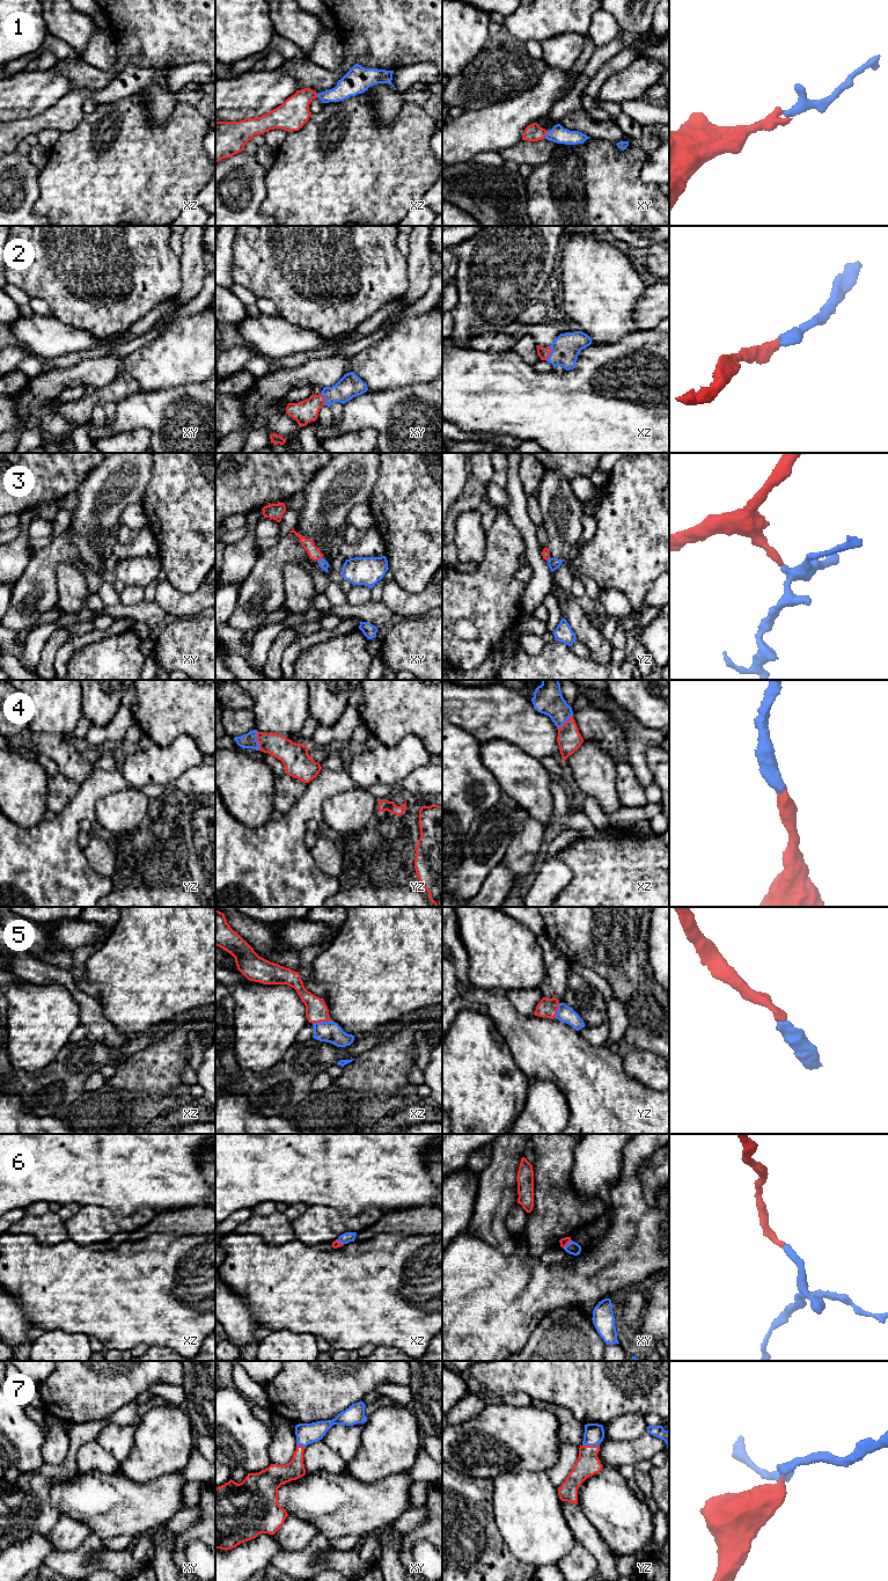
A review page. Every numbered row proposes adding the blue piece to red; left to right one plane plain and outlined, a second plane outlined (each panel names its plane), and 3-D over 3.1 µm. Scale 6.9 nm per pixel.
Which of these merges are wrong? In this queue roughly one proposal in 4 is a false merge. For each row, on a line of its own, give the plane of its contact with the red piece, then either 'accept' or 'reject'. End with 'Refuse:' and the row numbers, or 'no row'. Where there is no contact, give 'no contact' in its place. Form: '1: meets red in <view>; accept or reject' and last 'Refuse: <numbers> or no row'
1: meets red in xy; accept
2: meets red in xz; accept
3: meets red in xy; accept
4: meets red in yz; accept
5: meets red in xz; accept
6: meets red in xy; accept
7: meets red in yz; accept
Refuse: no row

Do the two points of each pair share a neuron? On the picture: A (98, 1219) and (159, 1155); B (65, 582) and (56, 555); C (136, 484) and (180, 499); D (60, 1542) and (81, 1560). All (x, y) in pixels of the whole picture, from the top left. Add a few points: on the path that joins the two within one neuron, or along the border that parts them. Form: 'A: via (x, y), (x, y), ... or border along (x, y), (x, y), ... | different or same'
A: border along (83, 1205), (98, 1205), (123, 1215), (134, 1213) | different
B: border along (70, 563), (60, 563), (57, 566), (59, 592) | different
C: border along (153, 465), (151, 480), (140, 504) | different
D: border along (89, 1534), (73, 1550), (54, 1551) | different

